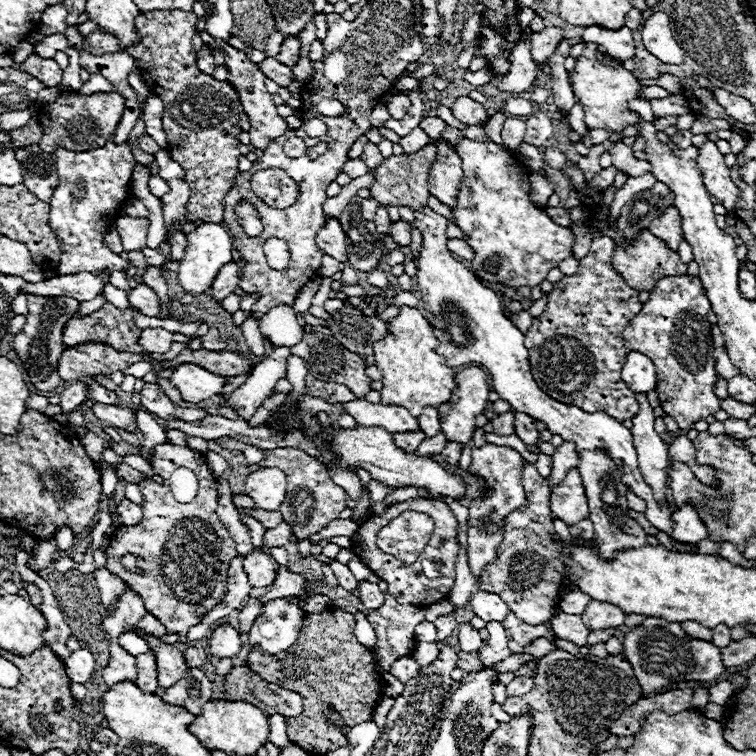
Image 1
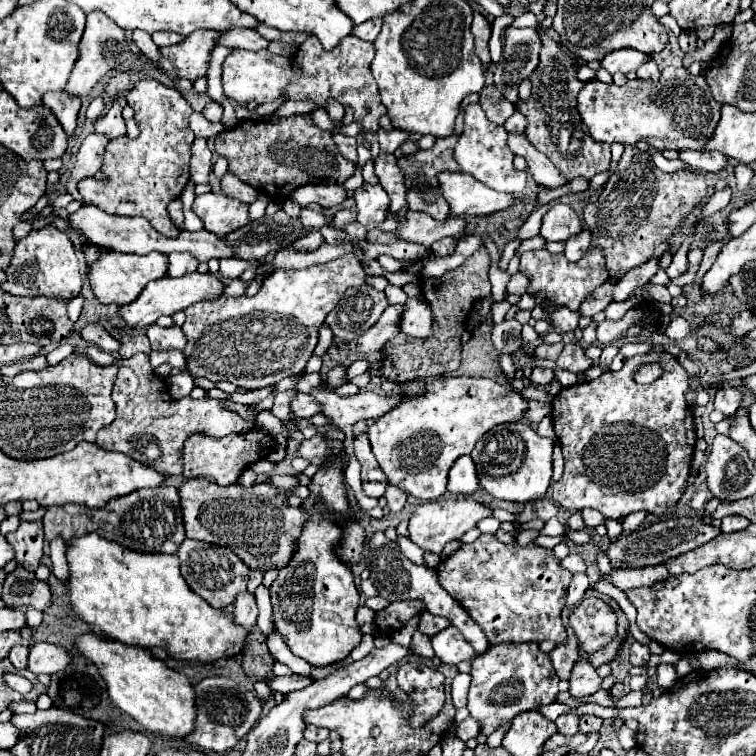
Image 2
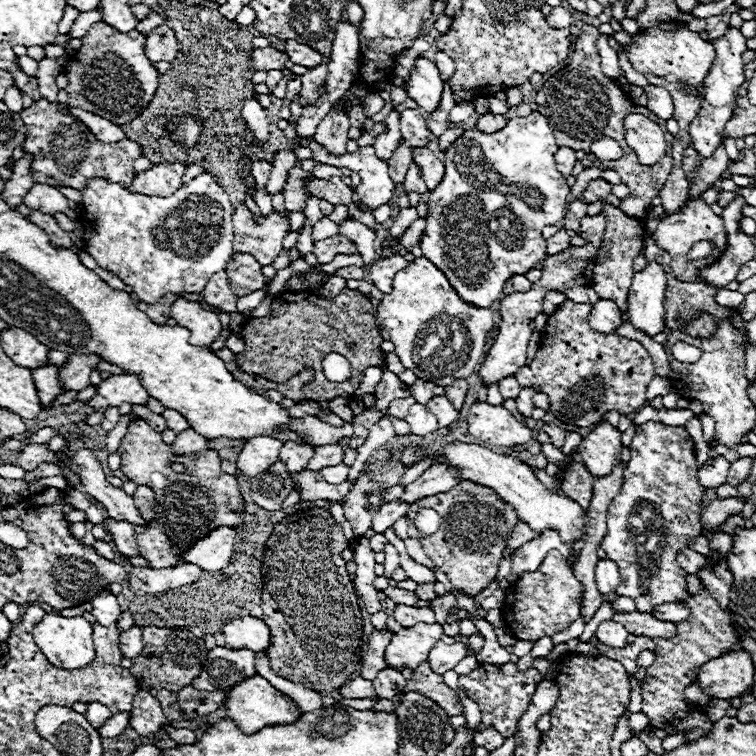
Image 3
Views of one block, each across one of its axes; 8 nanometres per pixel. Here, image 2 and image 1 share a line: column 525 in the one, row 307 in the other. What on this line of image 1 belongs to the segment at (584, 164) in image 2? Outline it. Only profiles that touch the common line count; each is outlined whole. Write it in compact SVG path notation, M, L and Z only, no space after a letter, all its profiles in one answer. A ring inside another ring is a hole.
M104 304L100 310L92 312L86 318L70 318L64 328L66 346L76 346L84 342L104 342L114 346L118 352L140 352L142 346L136 344L138 334L142 332L134 322L134 308L118 310L112 304Z

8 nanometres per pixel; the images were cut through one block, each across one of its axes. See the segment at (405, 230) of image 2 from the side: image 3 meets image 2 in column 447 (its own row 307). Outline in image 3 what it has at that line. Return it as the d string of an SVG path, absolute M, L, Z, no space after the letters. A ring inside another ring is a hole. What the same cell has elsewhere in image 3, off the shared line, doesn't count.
M218 272L210 278L210 282L206 284L206 288L202 290L202 296L212 304L218 306L222 312L236 312L236 302L238 296L232 294L230 286L228 286L228 278L226 272Z

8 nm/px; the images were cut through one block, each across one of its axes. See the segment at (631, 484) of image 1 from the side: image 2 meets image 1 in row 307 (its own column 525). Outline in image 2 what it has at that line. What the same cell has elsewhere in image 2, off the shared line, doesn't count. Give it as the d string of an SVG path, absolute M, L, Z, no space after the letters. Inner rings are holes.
M526 422L498 424L488 430L474 446L472 460L480 478L480 486L500 500L530 502L542 498L552 480L552 450L554 442L550 438L538 436L538 432Z

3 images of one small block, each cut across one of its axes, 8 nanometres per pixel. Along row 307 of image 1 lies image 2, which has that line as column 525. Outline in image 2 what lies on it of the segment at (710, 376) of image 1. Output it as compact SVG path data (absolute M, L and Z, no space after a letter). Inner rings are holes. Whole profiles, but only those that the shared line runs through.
M536 642L490 646L486 654L472 660L470 676L472 684L468 690L466 708L478 722L482 736L490 736L520 712L536 710L554 702L558 694L558 676L550 664L548 654L540 652Z

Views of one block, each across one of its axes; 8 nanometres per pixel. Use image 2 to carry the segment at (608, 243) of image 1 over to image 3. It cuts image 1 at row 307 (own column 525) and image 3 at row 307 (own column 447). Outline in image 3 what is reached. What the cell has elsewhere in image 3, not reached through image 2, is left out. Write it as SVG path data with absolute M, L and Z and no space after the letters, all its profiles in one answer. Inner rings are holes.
M572 300L560 304L558 310L548 318L546 334L542 334L540 338L540 348L536 352L534 362L530 366L522 366L516 372L516 378L522 386L534 384L538 392L550 396L550 410L556 412L554 416L558 420L566 424L576 424L580 428L600 424L602 414L608 410L618 410L620 414L632 414L640 410L646 404L646 388L654 378L652 358L638 340L596 334L596 330L592 330L588 324L586 318L588 314L590 314L590 304L576 304Z

